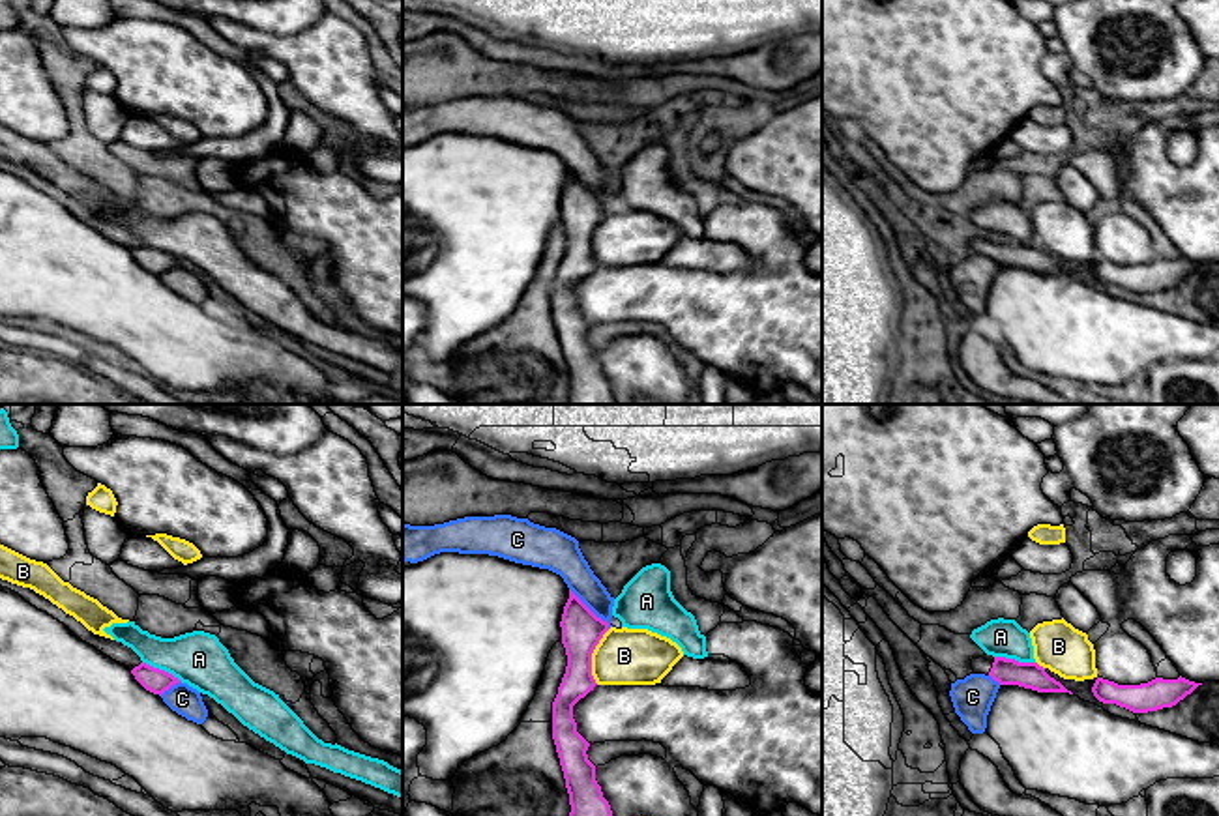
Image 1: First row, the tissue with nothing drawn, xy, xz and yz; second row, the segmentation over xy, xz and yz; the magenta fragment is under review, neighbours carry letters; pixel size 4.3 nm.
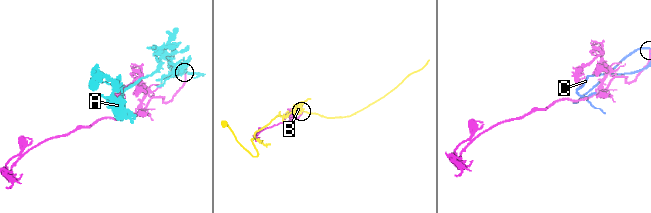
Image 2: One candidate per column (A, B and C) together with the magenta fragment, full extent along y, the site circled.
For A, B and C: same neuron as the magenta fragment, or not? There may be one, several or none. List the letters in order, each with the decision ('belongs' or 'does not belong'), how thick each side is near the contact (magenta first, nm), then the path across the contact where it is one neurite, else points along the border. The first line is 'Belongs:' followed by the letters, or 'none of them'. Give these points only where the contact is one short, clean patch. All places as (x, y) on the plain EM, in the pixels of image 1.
Belongs: none of them
A: does not belong; 110 nm thick on the magenta side, 160 nm on the other
B: does not belong; 180 nm thick on the magenta side, 240 nm on the other
C: does not belong; 180 nm thick on the magenta side, 150 nm on the other

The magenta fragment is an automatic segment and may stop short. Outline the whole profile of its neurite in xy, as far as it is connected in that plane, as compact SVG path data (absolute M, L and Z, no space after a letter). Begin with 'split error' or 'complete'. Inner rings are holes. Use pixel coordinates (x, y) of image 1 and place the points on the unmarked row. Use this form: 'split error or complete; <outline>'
complete; M140 243L139 247L135 247L131 251L131 255L135 256L135 260L150 273L154 275L163 275L165 271L169 271L172 266L180 264L178 258L174 258L172 255L154 249L146 243Z

